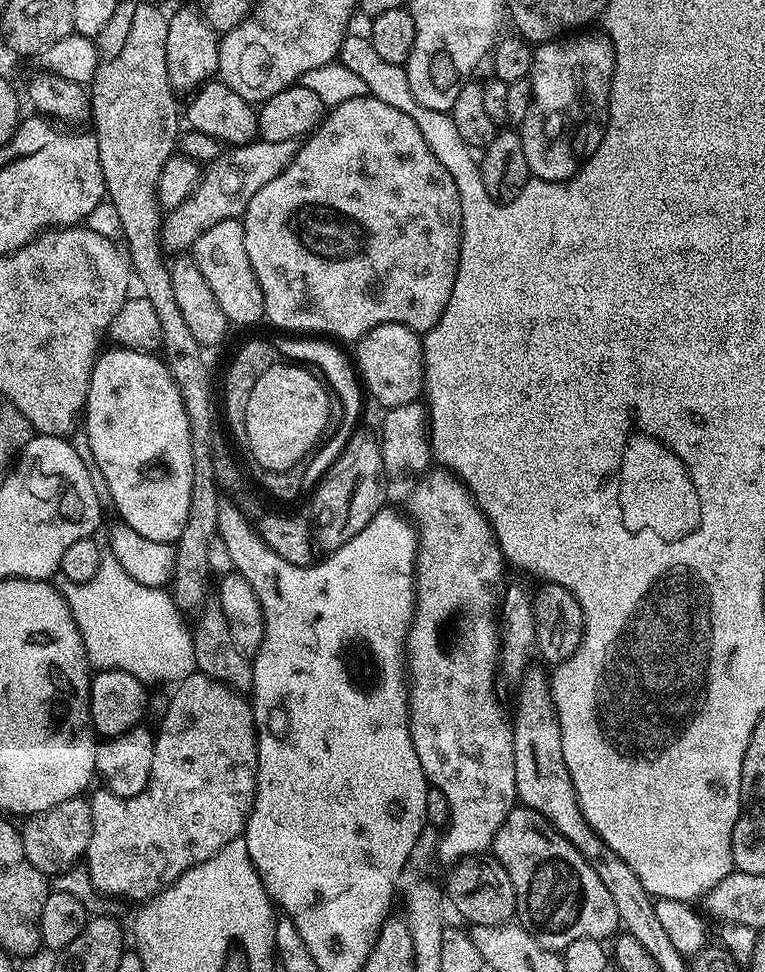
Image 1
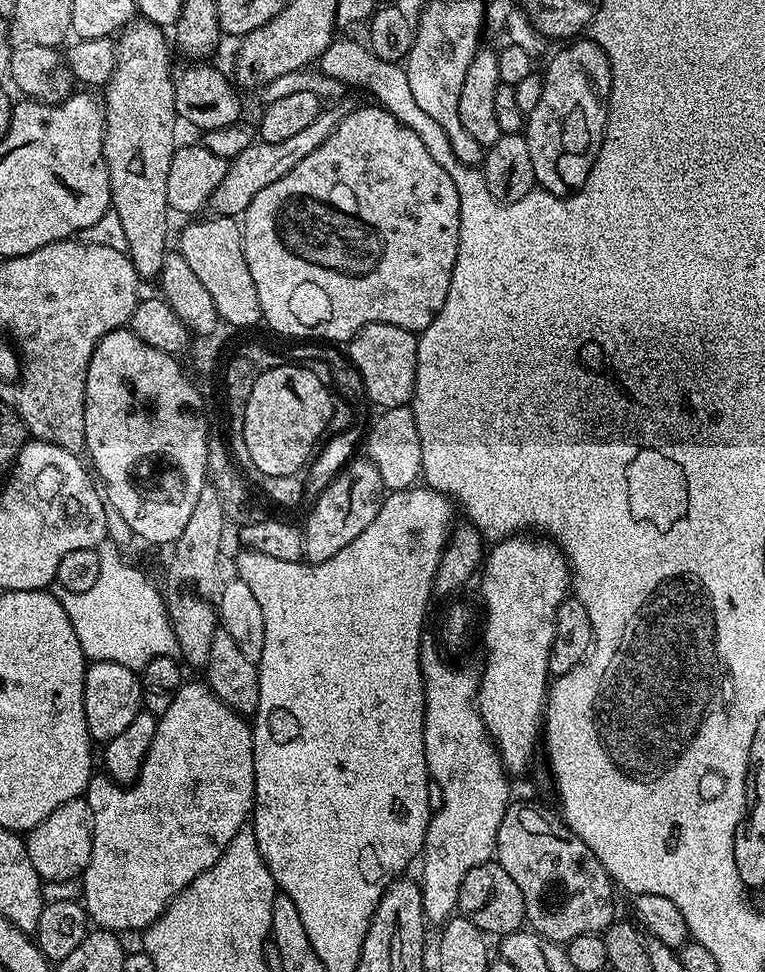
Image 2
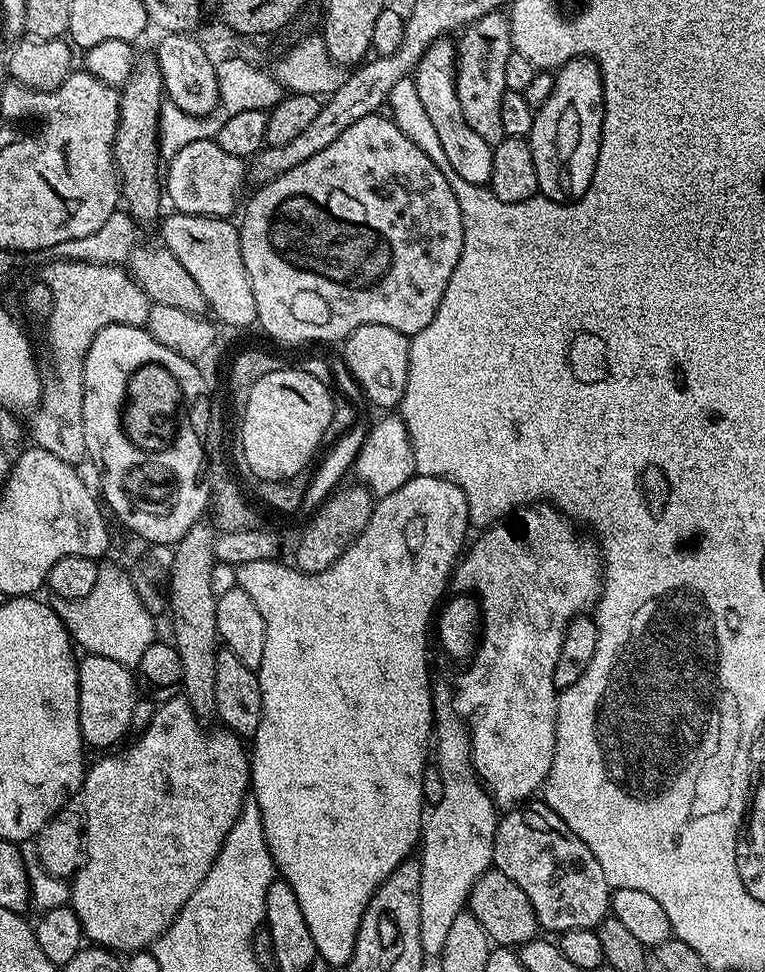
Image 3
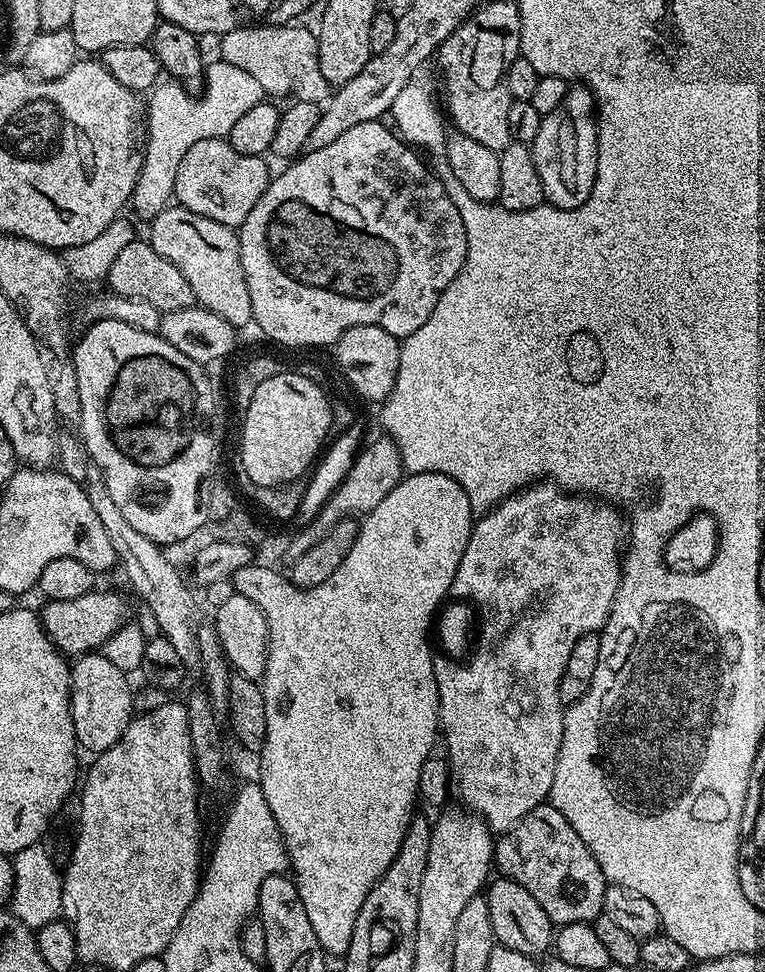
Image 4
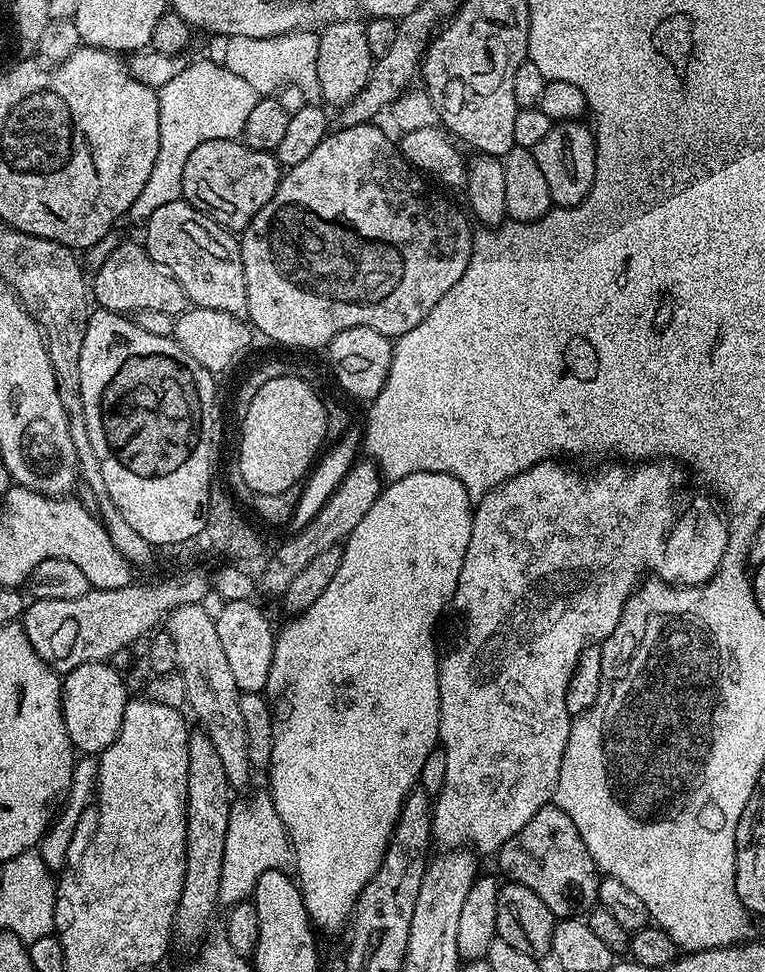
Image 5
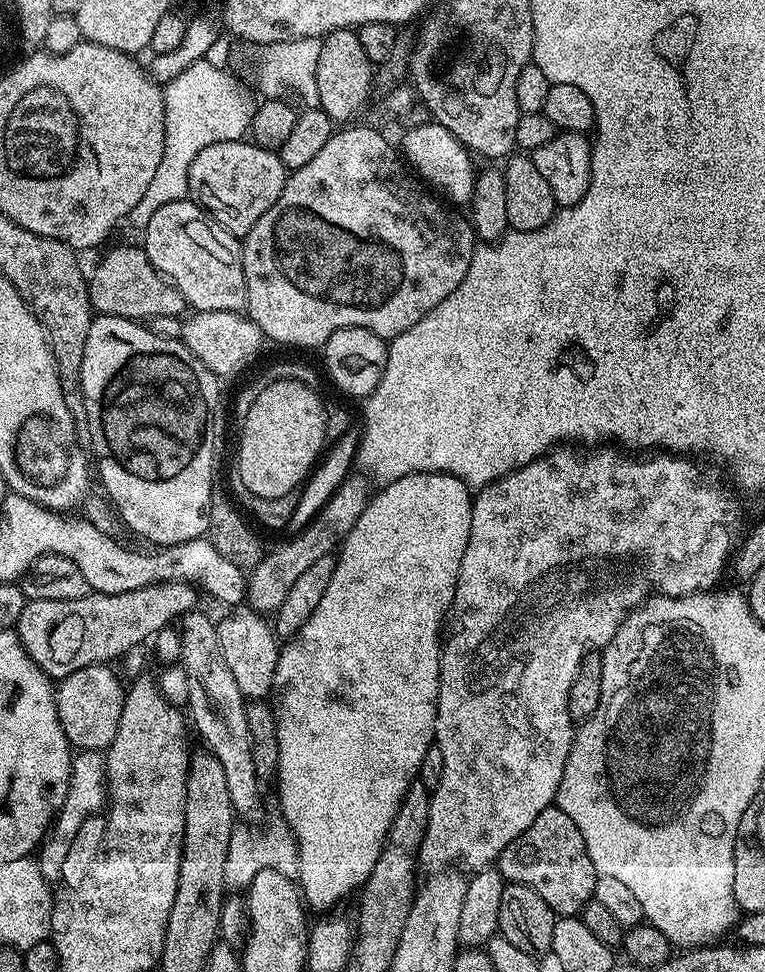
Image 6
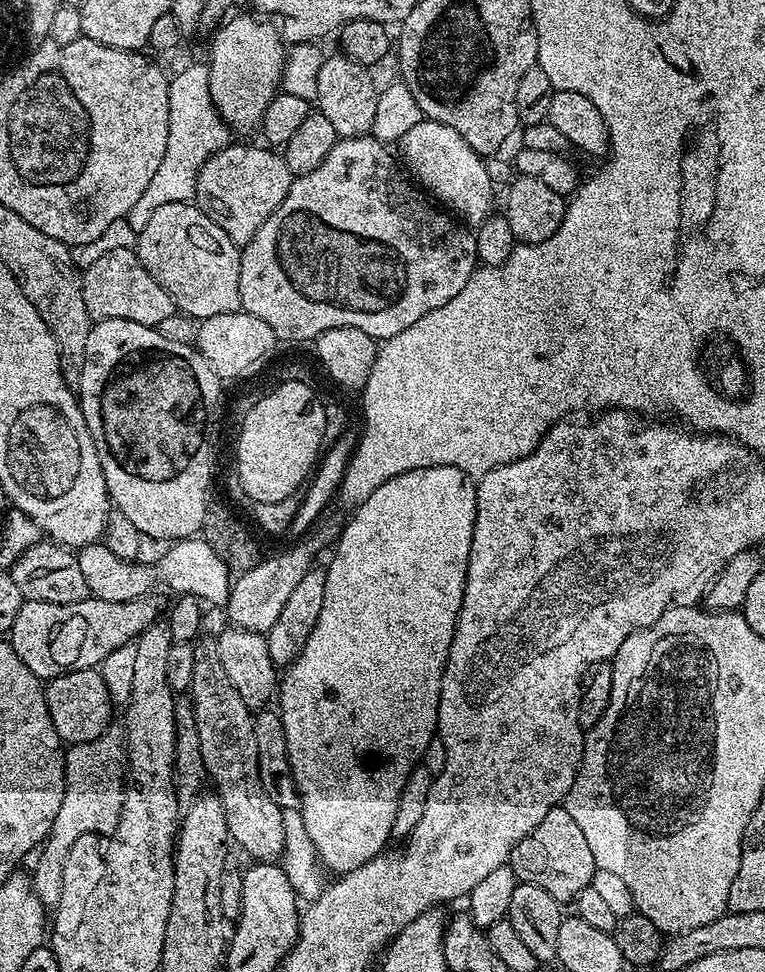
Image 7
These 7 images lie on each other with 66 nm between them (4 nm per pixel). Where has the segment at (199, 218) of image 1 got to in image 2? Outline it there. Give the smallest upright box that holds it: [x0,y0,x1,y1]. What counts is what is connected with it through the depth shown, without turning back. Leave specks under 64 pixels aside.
[210,107,345,217]

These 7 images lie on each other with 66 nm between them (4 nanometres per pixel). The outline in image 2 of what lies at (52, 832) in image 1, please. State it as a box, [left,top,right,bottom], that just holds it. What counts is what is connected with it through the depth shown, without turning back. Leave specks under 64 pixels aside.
[25,797,92,882]

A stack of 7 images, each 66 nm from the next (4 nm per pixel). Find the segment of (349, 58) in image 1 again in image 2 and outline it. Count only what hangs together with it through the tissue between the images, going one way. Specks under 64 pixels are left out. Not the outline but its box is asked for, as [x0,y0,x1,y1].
[319,39,484,182]

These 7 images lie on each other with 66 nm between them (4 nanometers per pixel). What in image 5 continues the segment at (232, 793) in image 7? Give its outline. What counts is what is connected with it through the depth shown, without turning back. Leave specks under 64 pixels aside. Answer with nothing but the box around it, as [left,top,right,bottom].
[166,603,254,789]

